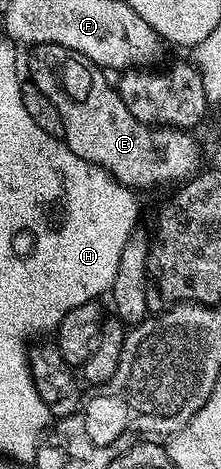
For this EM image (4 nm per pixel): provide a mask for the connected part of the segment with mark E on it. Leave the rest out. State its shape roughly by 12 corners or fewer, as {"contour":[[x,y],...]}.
{"contour":[[38,43],[28,78],[65,143],[124,187],[197,174],[188,130],[131,117],[83,53]]}

